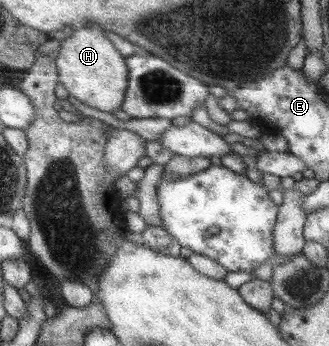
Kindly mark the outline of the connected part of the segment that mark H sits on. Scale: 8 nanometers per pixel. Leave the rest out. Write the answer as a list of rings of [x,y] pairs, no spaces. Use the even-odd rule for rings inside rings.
[[[77,28],[70,36],[60,41],[61,46],[55,57],[58,80],[70,96],[79,102],[103,112],[121,108],[121,101],[127,87],[127,64],[105,36],[95,36],[89,28]]]

